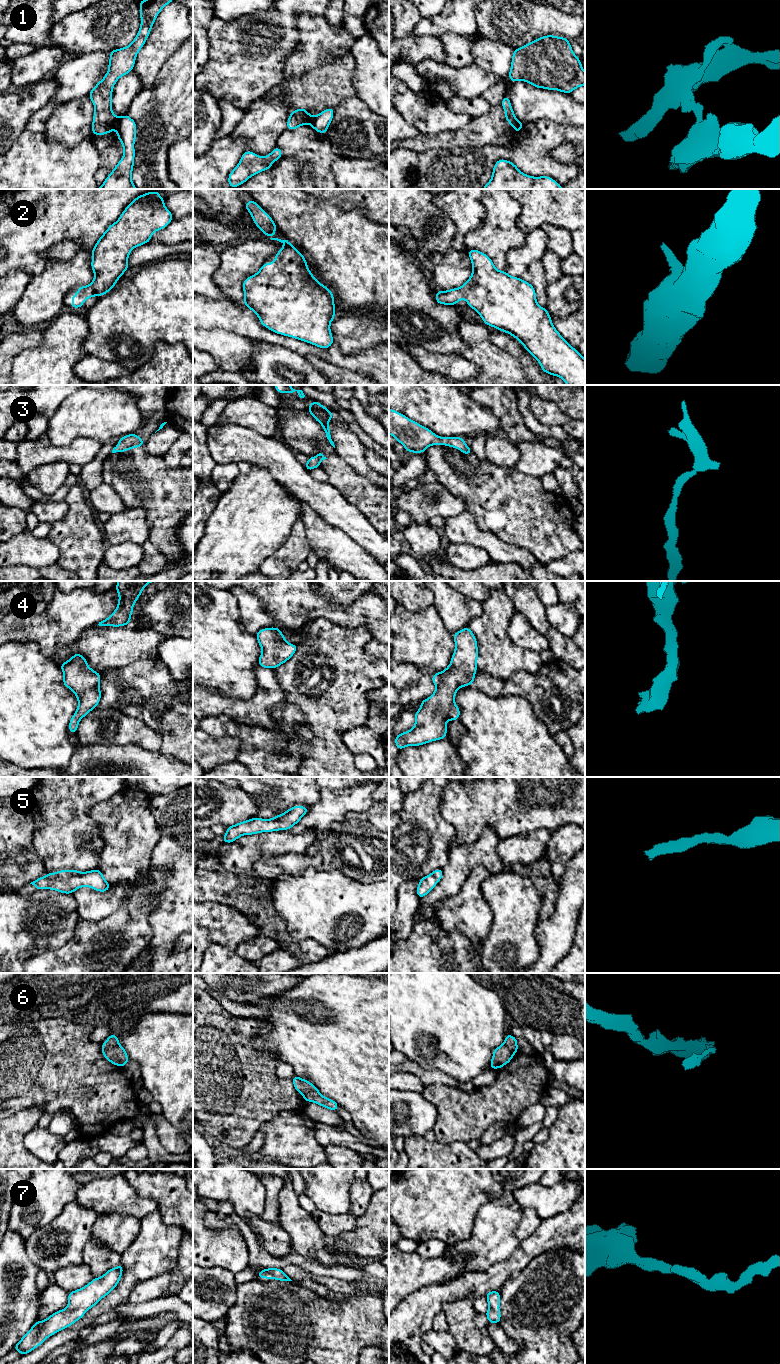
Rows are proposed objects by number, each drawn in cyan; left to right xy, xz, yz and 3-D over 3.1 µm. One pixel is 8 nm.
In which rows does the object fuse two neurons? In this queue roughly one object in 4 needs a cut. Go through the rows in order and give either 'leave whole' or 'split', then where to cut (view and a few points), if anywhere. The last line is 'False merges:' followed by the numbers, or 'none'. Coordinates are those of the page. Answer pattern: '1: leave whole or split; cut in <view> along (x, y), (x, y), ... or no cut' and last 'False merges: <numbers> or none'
1: split; cut in xy along (119, 118), (114, 127)
2: leave whole; no cut
3: leave whole; no cut
4: leave whole; no cut
5: leave whole; no cut
6: leave whole; no cut
7: leave whole; no cut
False merges: 1

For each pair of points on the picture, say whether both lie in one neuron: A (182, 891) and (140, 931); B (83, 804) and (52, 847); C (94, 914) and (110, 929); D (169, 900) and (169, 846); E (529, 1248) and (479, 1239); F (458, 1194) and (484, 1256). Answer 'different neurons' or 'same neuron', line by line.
A: different neurons
B: same neuron
C: different neurons
D: same neuron
E: different neurons
F: different neurons

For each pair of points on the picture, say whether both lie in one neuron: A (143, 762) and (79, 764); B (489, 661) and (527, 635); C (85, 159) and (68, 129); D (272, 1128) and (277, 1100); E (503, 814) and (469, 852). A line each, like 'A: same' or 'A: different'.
A: same
B: different
C: different
D: different
E: different

